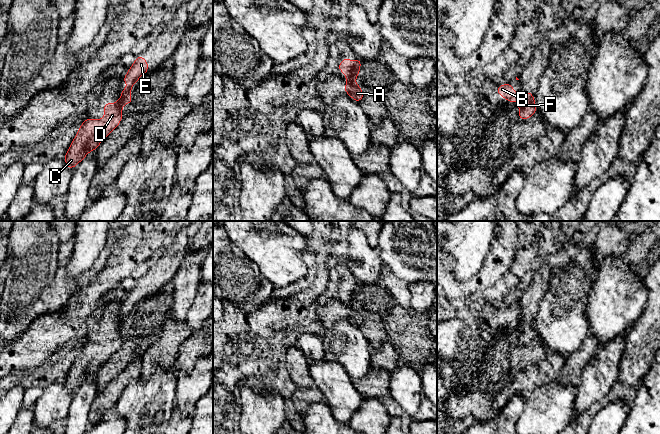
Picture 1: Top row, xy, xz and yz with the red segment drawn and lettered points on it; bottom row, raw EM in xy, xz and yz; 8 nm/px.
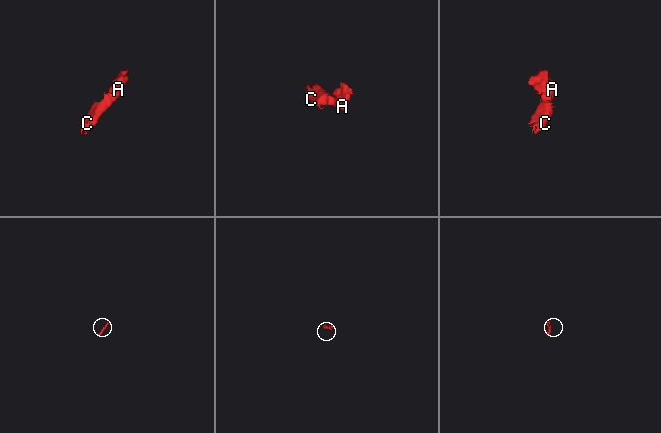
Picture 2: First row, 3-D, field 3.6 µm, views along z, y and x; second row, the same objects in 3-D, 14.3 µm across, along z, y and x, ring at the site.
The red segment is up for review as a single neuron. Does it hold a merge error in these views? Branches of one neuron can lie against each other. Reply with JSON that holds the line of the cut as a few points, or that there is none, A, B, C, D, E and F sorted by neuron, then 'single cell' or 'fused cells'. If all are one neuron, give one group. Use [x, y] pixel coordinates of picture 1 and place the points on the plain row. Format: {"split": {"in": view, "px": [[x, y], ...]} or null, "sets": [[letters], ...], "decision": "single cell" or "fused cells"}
{"split": {"in": "xy", "px": [[121, 317], [130, 321]]}, "sets": [["A", "C", "D", "F"], ["B", "E"]], "decision": "fused cells"}

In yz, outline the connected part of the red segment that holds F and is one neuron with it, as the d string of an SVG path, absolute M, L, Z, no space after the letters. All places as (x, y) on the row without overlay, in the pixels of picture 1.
M527 314L525 318L527 320L523 322L522 317L519 317L518 322L519 344L528 343L538 335L535 329L535 321L531 320L533 318L532 315Z

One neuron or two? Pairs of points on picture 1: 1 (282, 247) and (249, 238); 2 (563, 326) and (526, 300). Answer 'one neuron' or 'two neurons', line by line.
1: one neuron
2: two neurons

